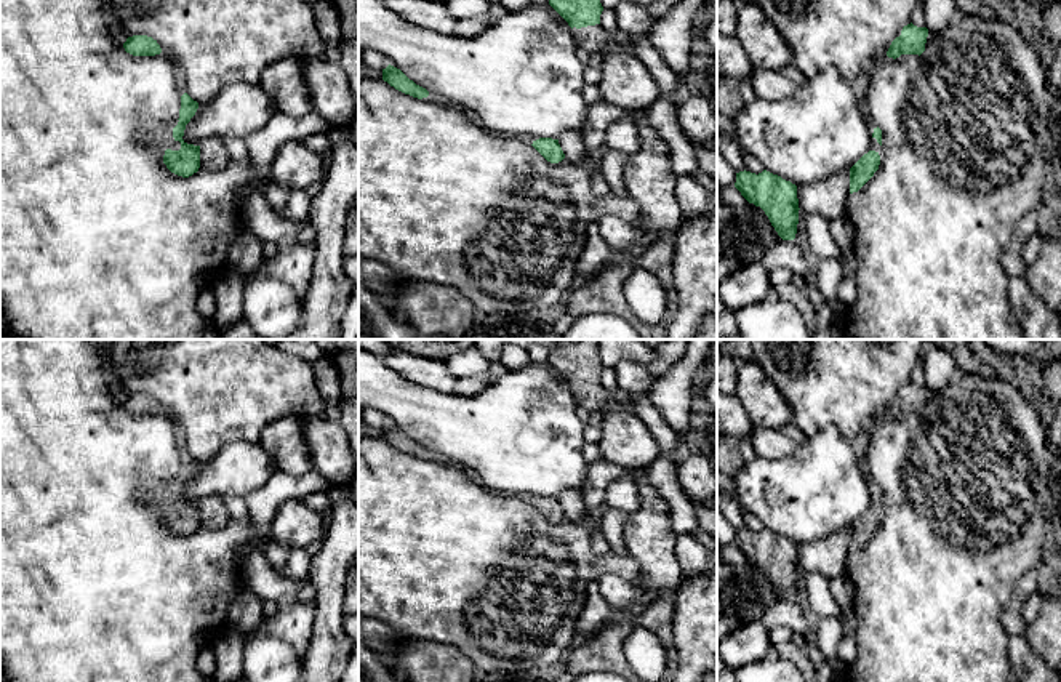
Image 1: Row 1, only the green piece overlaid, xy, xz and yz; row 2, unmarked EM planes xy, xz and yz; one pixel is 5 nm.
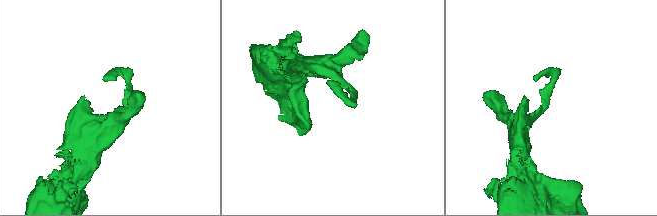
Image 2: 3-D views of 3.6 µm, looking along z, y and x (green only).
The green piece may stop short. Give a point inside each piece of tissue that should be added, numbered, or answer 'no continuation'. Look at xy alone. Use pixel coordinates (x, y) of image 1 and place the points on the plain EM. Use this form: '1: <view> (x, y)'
1: xy (165, 495)

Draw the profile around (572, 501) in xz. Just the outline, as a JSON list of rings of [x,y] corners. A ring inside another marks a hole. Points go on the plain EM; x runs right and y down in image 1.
[[[565,490],[559,495],[559,503],[570,520],[579,520],[586,512],[586,503],[583,491]]]

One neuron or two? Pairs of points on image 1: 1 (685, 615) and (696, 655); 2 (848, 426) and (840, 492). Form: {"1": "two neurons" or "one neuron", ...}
{"1": "one neuron", "2": "two neurons"}

